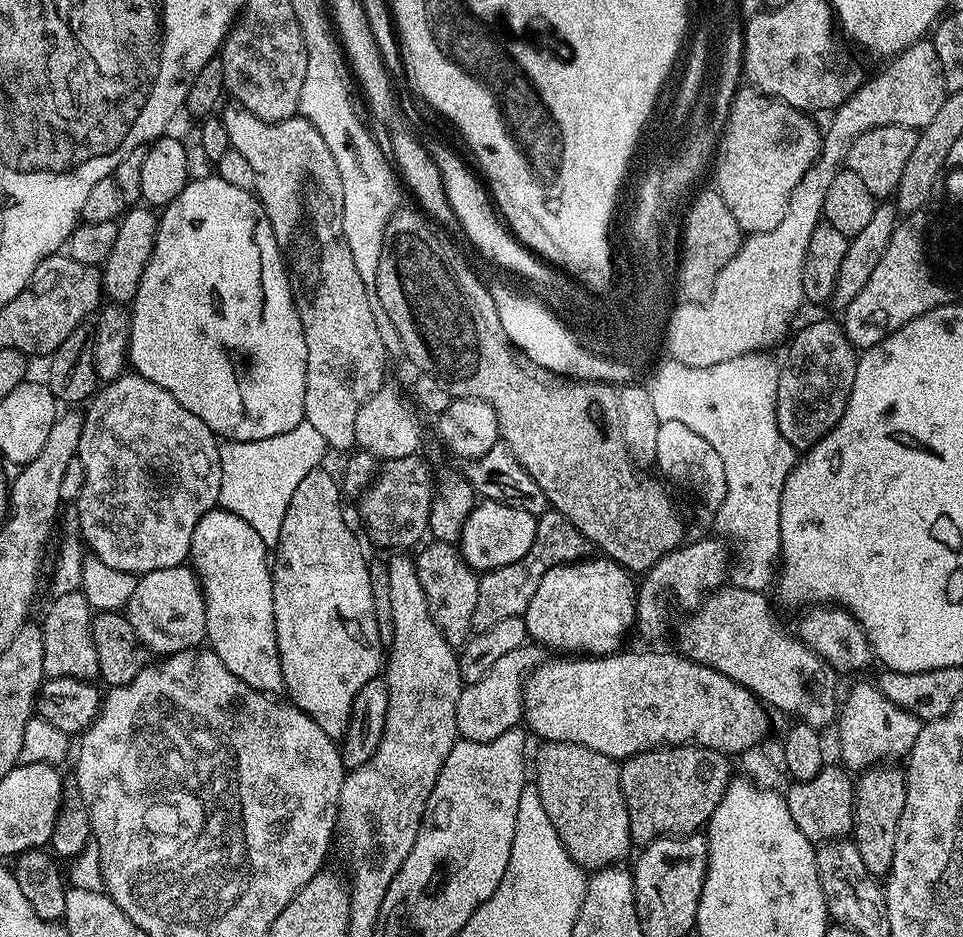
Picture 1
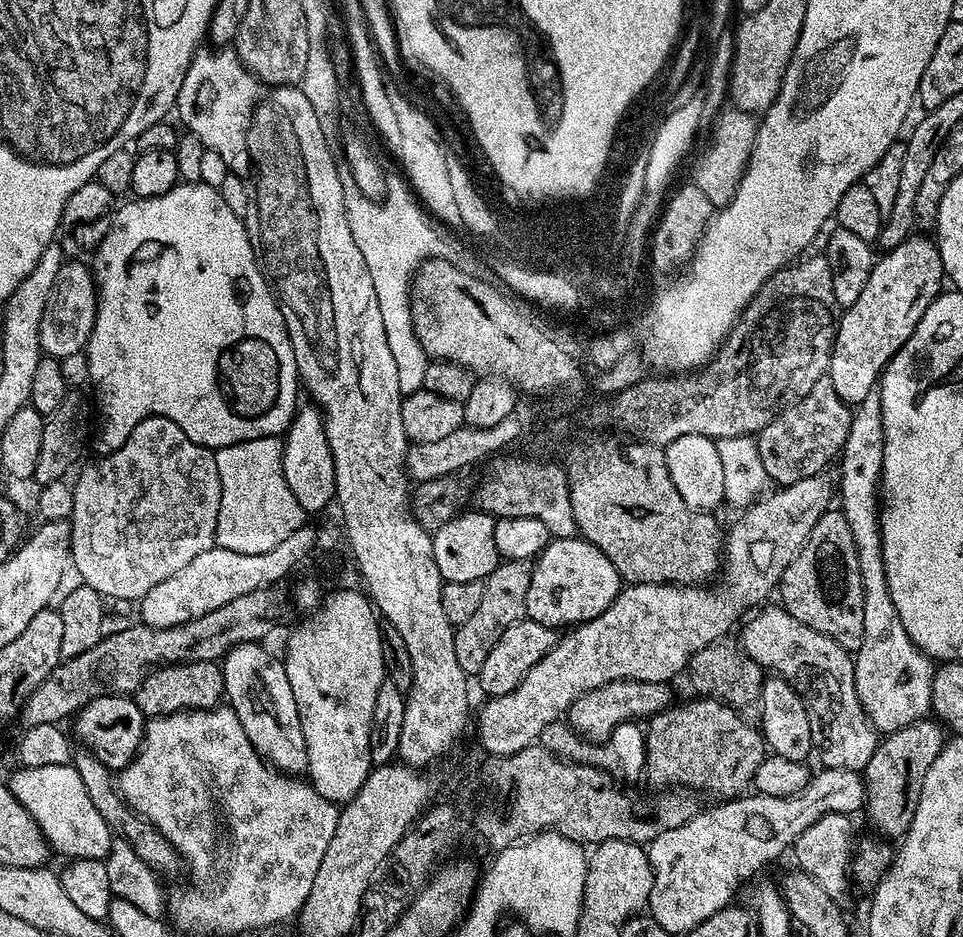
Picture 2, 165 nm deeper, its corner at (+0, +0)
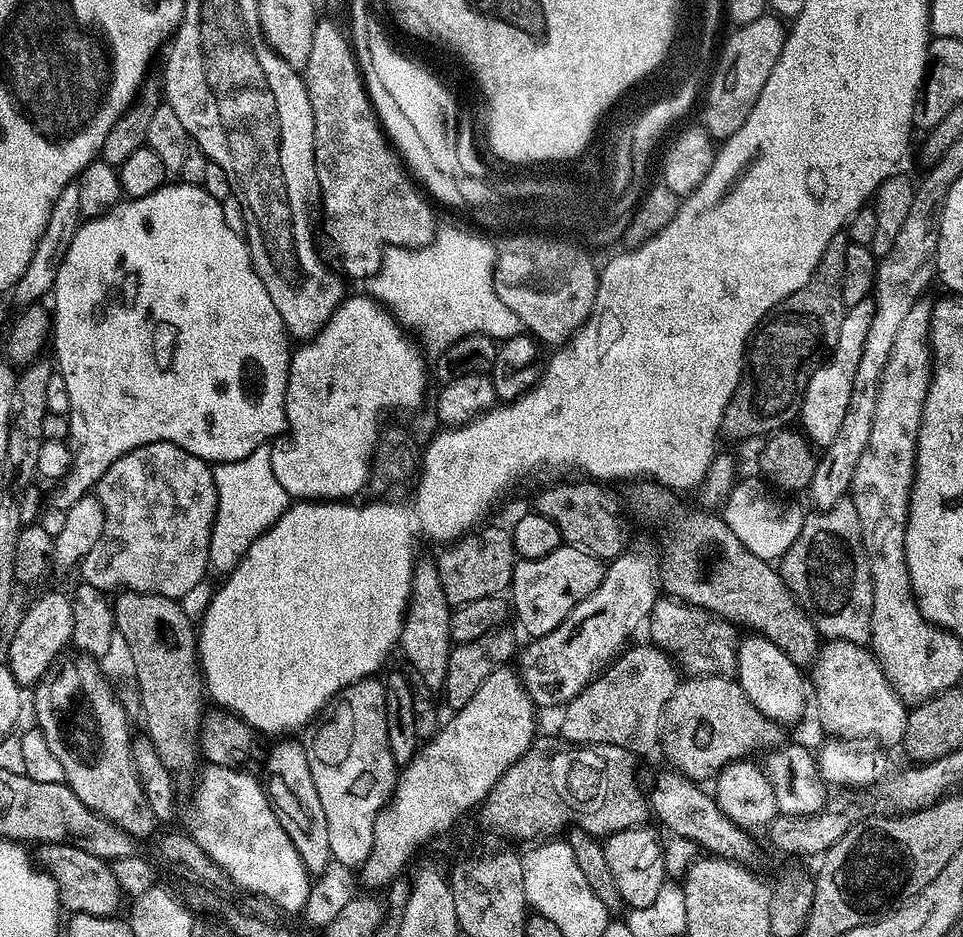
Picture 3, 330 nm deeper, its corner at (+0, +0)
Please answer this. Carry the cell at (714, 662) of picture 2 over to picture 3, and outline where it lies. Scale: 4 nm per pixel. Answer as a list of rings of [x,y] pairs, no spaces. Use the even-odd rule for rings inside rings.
[[[667,594],[657,597],[646,628],[650,630],[649,639],[671,655],[681,671],[686,671],[683,673],[689,677],[724,676],[736,671],[737,646],[740,641],[739,634],[736,634],[737,627],[705,608]]]

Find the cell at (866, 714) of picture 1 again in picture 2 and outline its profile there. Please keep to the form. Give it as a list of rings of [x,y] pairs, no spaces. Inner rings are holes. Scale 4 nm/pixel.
[[[873,390],[861,404],[855,405],[850,434],[846,434],[844,449],[838,457],[838,508],[850,525],[858,550],[858,570],[862,570],[862,646],[854,653],[854,686],[873,728],[877,733],[887,734],[925,719],[932,712],[934,661],[914,646],[910,634],[906,634],[906,626],[902,626],[902,618],[894,610],[890,586],[886,586],[880,537],[882,500],[878,495],[883,453],[882,406],[879,391]]]

